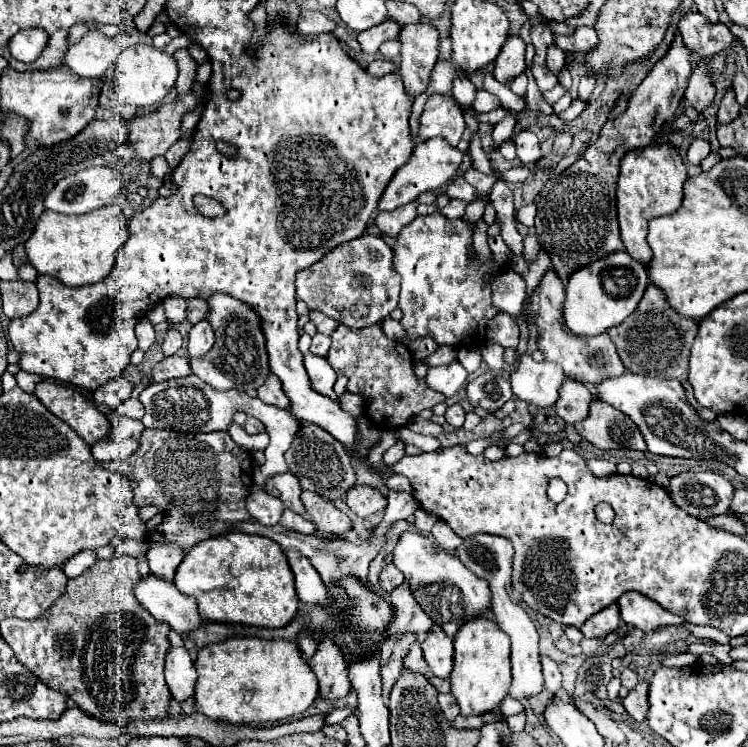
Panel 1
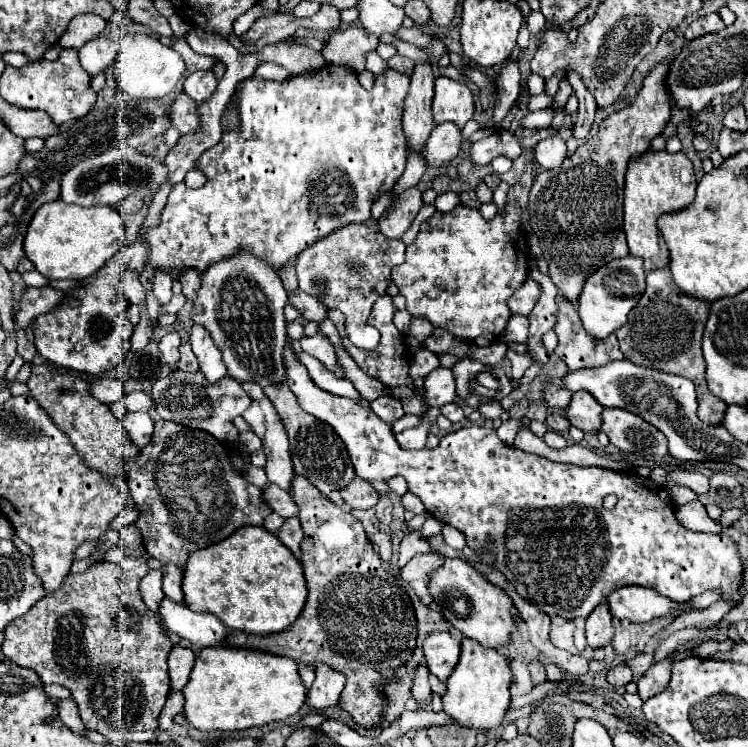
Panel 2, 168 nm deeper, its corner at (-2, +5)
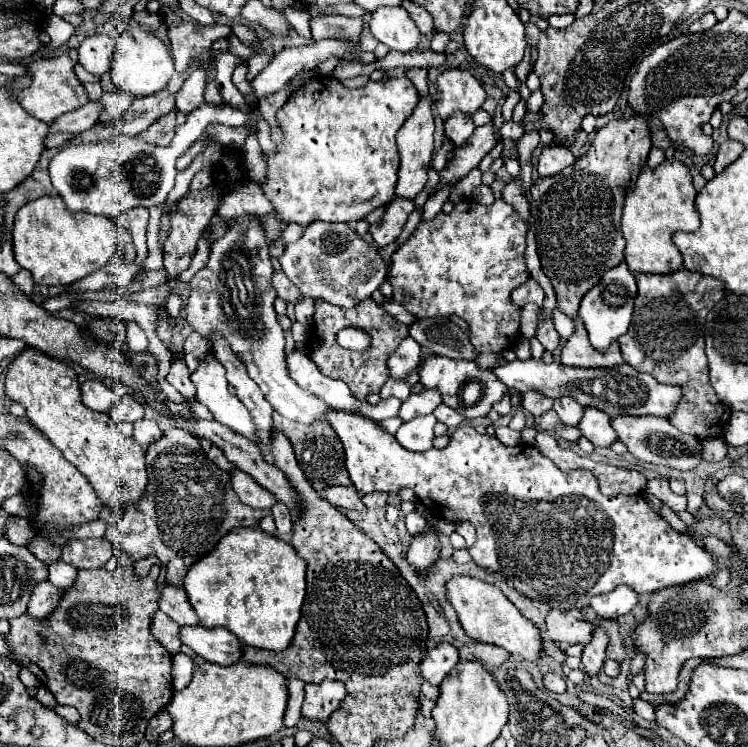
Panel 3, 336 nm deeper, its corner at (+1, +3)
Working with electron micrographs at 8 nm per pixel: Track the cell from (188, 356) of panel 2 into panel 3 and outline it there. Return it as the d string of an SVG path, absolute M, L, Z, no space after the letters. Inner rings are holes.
M191 333L187 339L185 339L185 347L183 347L183 359L189 367L189 371L193 373L199 365L199 361L207 355L207 351L211 351L211 345L207 339L203 339L201 335L195 335Z

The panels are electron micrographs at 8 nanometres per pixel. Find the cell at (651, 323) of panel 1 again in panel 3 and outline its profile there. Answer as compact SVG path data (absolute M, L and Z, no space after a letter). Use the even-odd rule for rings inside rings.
M687 269L669 275L635 273L635 277L639 293L635 299L633 323L629 325L629 331L617 339L625 363L637 371L651 373L661 383L683 387L683 399L669 417L679 431L695 435L697 439L723 437L729 423L729 409L717 399L709 383L703 343L705 317L709 307L723 297L723 283Z

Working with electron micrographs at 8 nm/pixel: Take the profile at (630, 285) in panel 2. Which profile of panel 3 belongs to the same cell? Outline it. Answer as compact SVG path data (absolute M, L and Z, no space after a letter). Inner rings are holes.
M625 261L605 271L601 281L583 297L581 307L579 307L579 317L585 323L585 329L589 333L589 341L593 347L607 349L611 341L617 341L627 331L631 323L631 315L633 315L635 297L637 297L637 281Z

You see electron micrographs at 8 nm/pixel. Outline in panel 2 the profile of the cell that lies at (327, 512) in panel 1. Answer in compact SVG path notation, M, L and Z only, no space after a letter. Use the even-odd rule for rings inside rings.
M294 475L290 495L300 509L298 517L304 531L300 551L302 551L302 565L310 591L306 599L306 607L302 609L300 617L290 625L288 631L276 635L264 635L264 637L252 637L248 633L230 631L226 645L288 657L296 663L306 663L310 667L316 667L318 663L326 663L328 667L340 671L346 677L346 687L341 693L339 706L344 711L348 711L354 723L358 723L364 729L372 729L380 725L384 719L384 705L386 705L384 687L388 685L388 681L392 683L396 679L396 669L406 665L406 661L412 657L416 647L418 629L416 629L416 613L412 601L406 593L406 587L386 571L386 565L380 561L378 553L368 541L362 523L352 513L334 505L306 477L300 475Z

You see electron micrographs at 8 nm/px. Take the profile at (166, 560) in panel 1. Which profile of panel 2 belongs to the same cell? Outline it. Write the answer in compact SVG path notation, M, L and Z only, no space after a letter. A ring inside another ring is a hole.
M164 565L164 585L162 591L170 601L184 603L184 593L182 593L182 571L176 565Z

